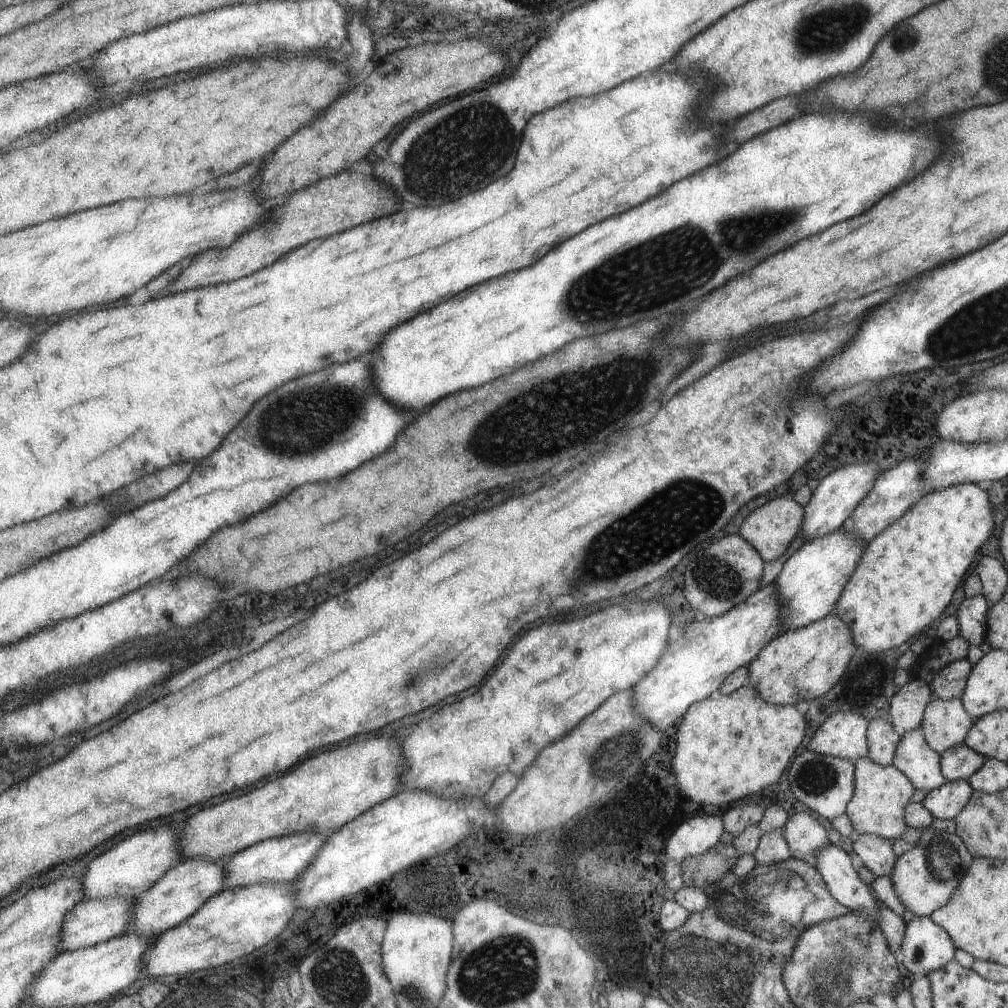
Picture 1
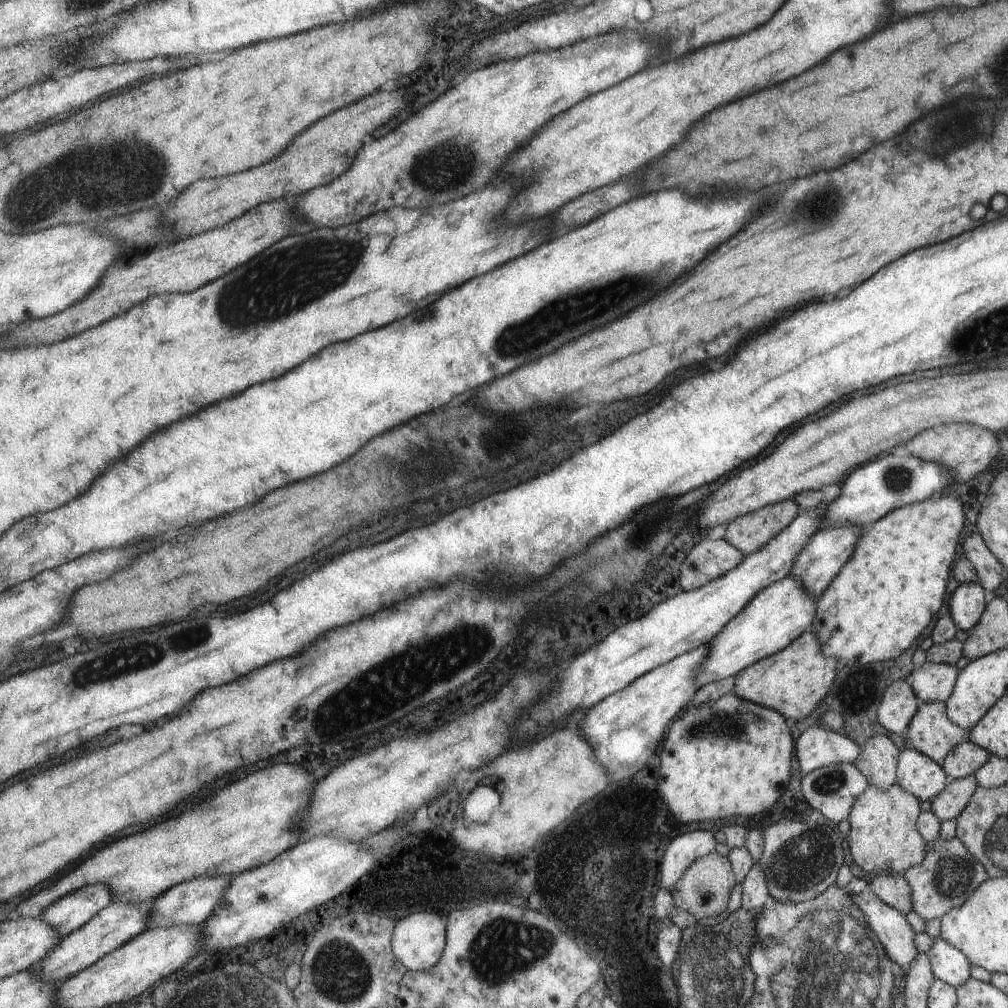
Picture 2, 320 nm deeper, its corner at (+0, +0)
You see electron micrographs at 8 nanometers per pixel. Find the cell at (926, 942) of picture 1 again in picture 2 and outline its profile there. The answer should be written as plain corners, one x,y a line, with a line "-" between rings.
939,936
934,939
932,947
925,952
929,957
930,967
935,979
951,986
963,985
970,977
970,962
956,947
946,943

